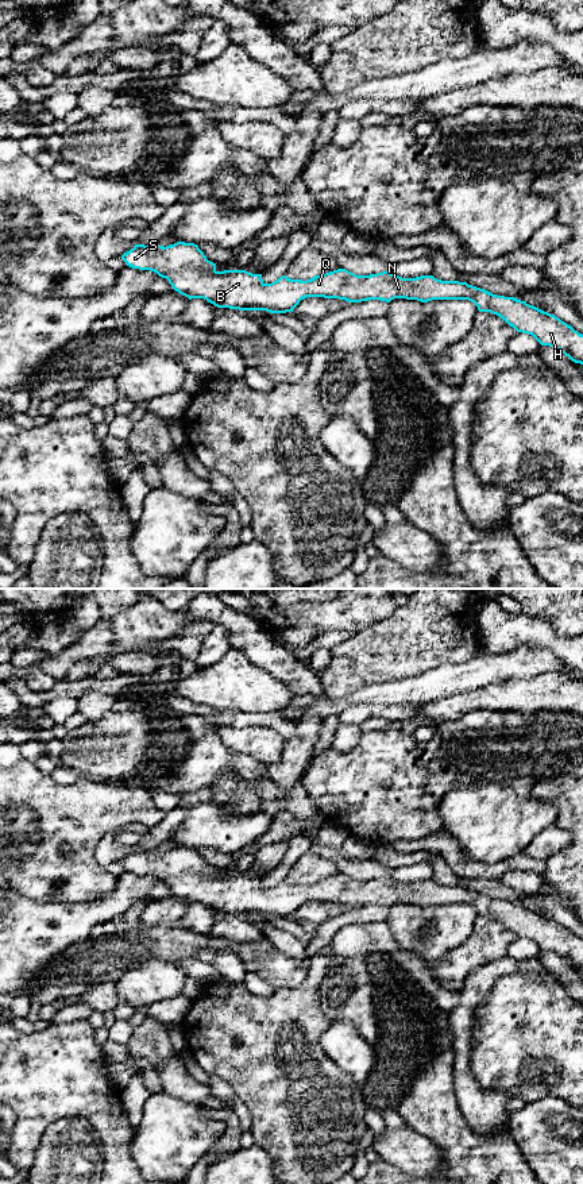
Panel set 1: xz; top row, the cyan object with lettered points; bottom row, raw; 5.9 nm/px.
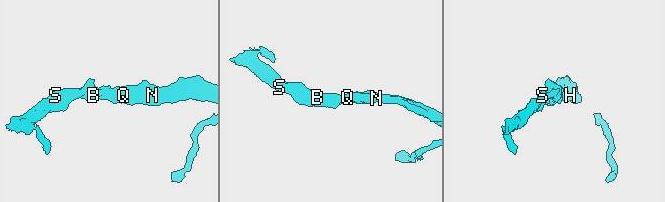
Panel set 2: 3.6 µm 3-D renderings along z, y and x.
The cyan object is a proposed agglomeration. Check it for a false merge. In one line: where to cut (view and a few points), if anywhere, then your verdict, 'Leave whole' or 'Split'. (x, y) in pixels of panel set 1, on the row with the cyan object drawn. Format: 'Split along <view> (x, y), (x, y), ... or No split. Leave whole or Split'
No split. Leave whole

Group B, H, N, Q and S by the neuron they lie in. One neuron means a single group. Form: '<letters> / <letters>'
B H N Q S

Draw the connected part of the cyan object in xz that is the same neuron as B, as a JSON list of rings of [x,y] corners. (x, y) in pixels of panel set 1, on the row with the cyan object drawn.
[[[194,243],[170,246],[135,244],[121,255],[127,266],[150,270],[166,278],[171,289],[192,298],[204,298],[217,308],[286,313],[306,297],[339,298],[348,302],[394,298],[468,300],[479,312],[499,316],[517,332],[532,335],[541,346],[559,350],[572,362],[583,365],[583,335],[555,315],[514,297],[493,294],[459,281],[441,281],[433,275],[402,278],[389,271],[356,275],[345,269],[310,279],[279,277],[265,284],[262,274],[246,270],[217,271]]]

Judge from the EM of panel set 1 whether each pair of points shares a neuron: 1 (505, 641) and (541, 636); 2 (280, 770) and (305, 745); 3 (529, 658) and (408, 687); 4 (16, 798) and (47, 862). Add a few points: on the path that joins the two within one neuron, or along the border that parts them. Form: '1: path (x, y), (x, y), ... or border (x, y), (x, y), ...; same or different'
1: path (514, 637), (532, 636); same
2: path (286, 764), (298, 752); same
3: path (500, 667), (448, 678), (437, 683); same
4: path (35, 805), (47, 817), (47, 843); same

